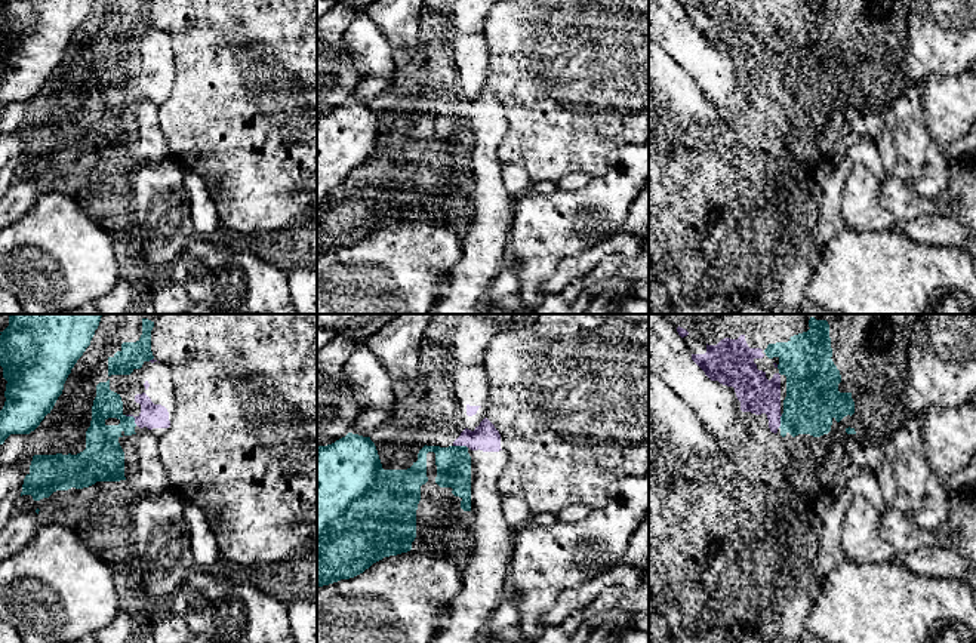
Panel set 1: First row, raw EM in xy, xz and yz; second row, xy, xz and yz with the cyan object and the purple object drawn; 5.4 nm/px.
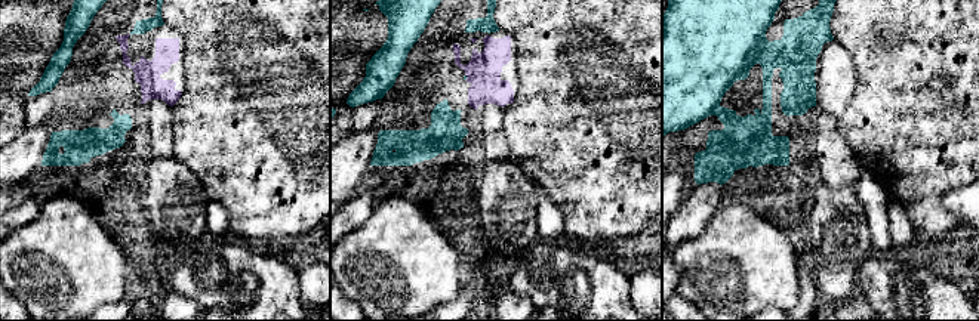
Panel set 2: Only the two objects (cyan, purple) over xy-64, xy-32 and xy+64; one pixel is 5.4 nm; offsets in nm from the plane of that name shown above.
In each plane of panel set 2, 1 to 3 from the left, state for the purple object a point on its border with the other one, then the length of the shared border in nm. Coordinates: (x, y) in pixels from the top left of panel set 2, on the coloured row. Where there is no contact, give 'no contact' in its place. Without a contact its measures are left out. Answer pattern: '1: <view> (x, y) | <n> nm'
1: no contact
2: xy-32 (465, 77) | 30 nm
3: no contact

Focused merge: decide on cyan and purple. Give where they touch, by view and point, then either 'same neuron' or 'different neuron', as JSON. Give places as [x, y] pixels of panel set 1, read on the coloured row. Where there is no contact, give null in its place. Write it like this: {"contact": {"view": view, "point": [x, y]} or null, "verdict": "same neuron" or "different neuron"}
{"contact": {"view": "xy", "point": [132, 417]}, "verdict": "different neuron"}

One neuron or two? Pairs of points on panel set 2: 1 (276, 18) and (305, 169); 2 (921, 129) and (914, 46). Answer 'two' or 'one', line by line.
1: one
2: one

